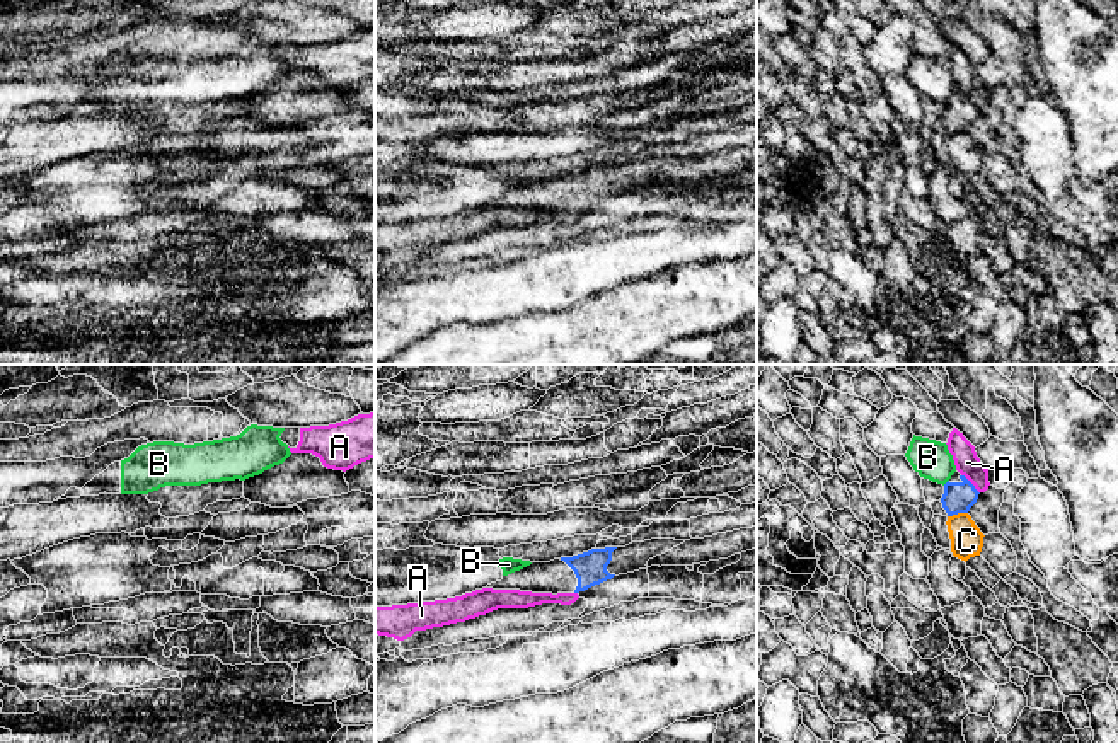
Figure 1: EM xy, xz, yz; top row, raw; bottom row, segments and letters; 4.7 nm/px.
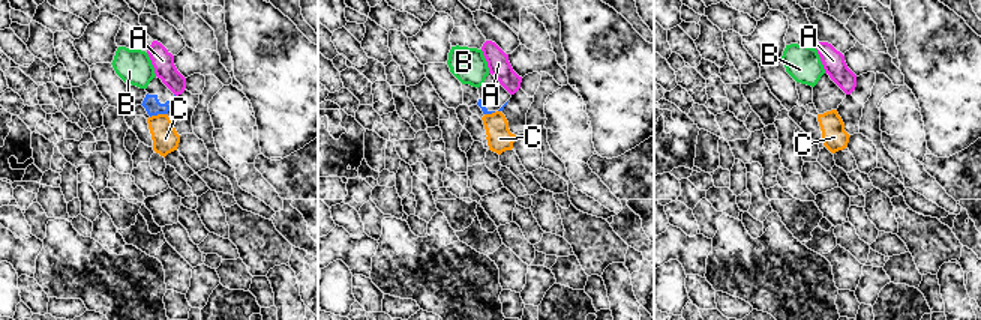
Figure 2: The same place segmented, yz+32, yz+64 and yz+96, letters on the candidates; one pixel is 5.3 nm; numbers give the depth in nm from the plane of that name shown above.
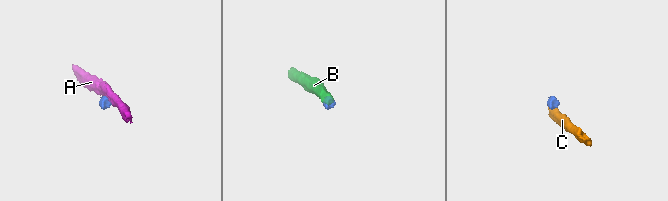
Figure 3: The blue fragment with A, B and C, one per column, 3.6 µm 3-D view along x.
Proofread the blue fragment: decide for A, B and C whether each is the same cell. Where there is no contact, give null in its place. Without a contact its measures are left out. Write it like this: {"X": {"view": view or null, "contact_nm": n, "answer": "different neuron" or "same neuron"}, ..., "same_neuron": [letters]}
{"A": {"view": "yz", "contact_nm": 130, "answer": "different neuron"}, "B": {"view": "yz", "contact_nm": 40, "answer": "different neuron"}, "C": {"view": "yz", "contact_nm": 100, "answer": "different neuron"}, "same_neuron": []}

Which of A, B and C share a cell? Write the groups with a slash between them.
A / B / C

